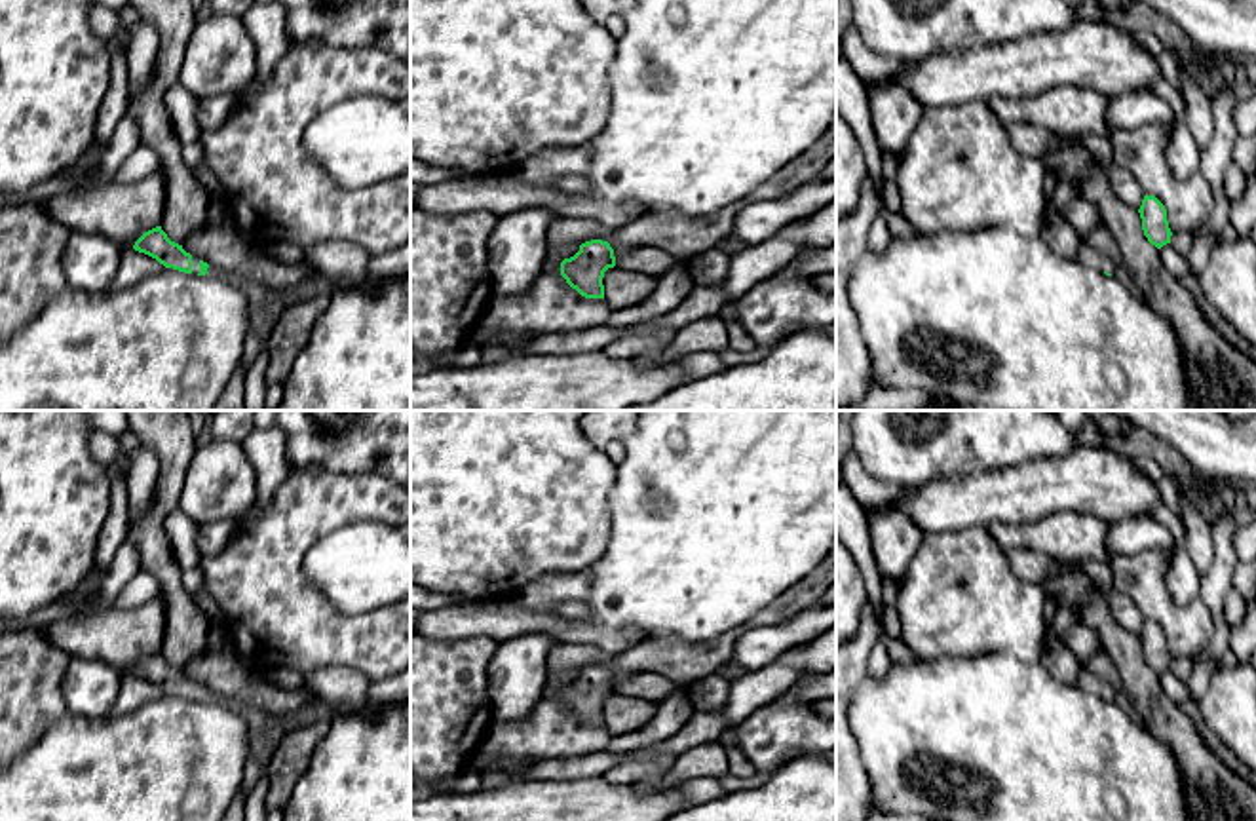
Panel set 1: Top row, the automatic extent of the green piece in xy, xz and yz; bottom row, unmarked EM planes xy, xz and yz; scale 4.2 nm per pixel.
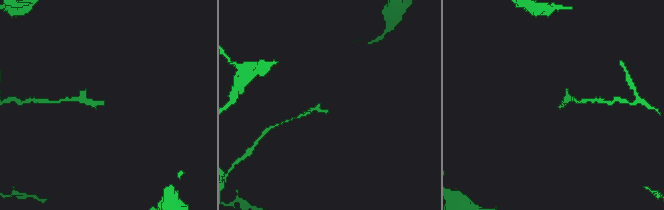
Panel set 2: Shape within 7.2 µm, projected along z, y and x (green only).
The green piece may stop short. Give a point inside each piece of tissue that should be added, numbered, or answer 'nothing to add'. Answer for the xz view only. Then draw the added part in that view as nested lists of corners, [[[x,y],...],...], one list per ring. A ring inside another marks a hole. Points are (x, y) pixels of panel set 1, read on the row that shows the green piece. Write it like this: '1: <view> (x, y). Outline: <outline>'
1: xz (681, 236). Outline: [[[836,116],[811,146],[779,167],[743,198],[697,219],[682,215],[640,215],[629,224],[614,230],[608,243],[618,253],[633,247],[656,247],[680,258],[694,258],[714,249],[724,238],[728,238],[737,215],[745,207],[768,200],[789,198],[800,186],[813,182],[819,171],[834,156]]]

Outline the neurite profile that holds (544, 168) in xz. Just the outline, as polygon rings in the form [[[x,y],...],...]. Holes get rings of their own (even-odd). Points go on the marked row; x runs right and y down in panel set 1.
[[[591,144],[547,146],[532,154],[524,163],[496,177],[509,177],[528,184],[553,186],[555,181],[568,175],[585,175],[591,167]]]

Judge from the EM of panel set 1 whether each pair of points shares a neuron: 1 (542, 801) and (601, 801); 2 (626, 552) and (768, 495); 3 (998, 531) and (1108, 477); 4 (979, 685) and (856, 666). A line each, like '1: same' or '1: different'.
1: same
2: same
3: different
4: different

